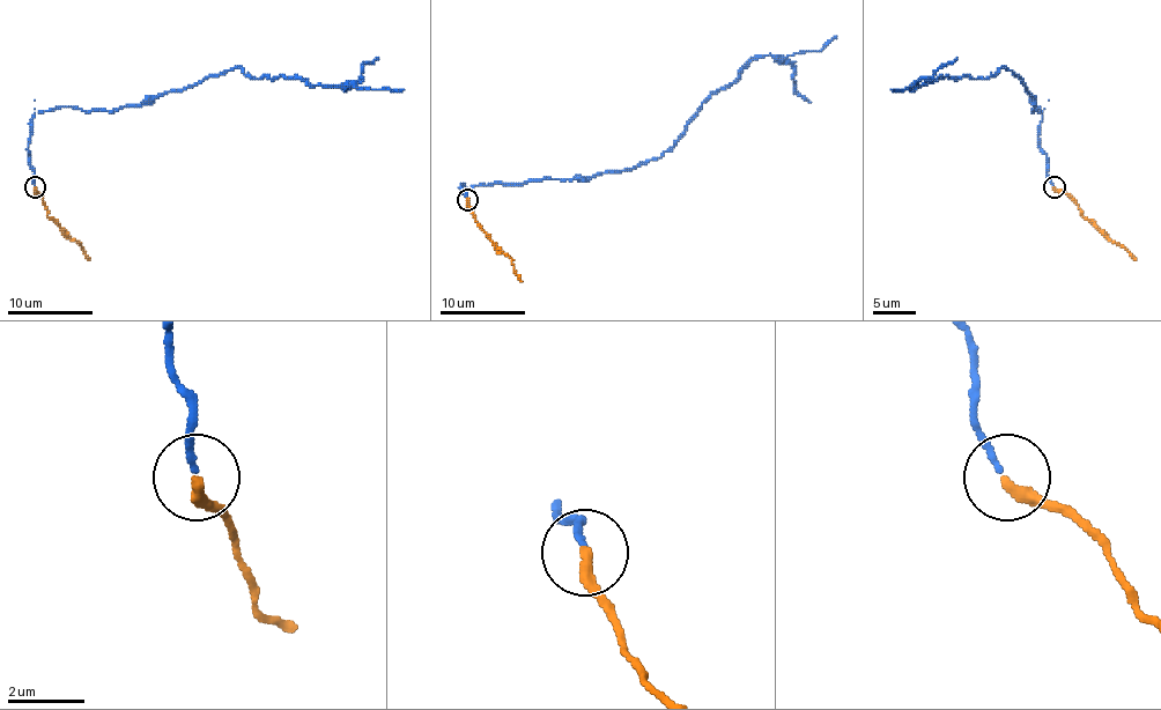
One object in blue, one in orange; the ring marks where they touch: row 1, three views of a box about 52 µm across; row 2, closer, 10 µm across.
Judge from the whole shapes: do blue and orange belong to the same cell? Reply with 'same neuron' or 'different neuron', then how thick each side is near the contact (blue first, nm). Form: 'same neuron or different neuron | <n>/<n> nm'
same neuron | 150/320 nm

